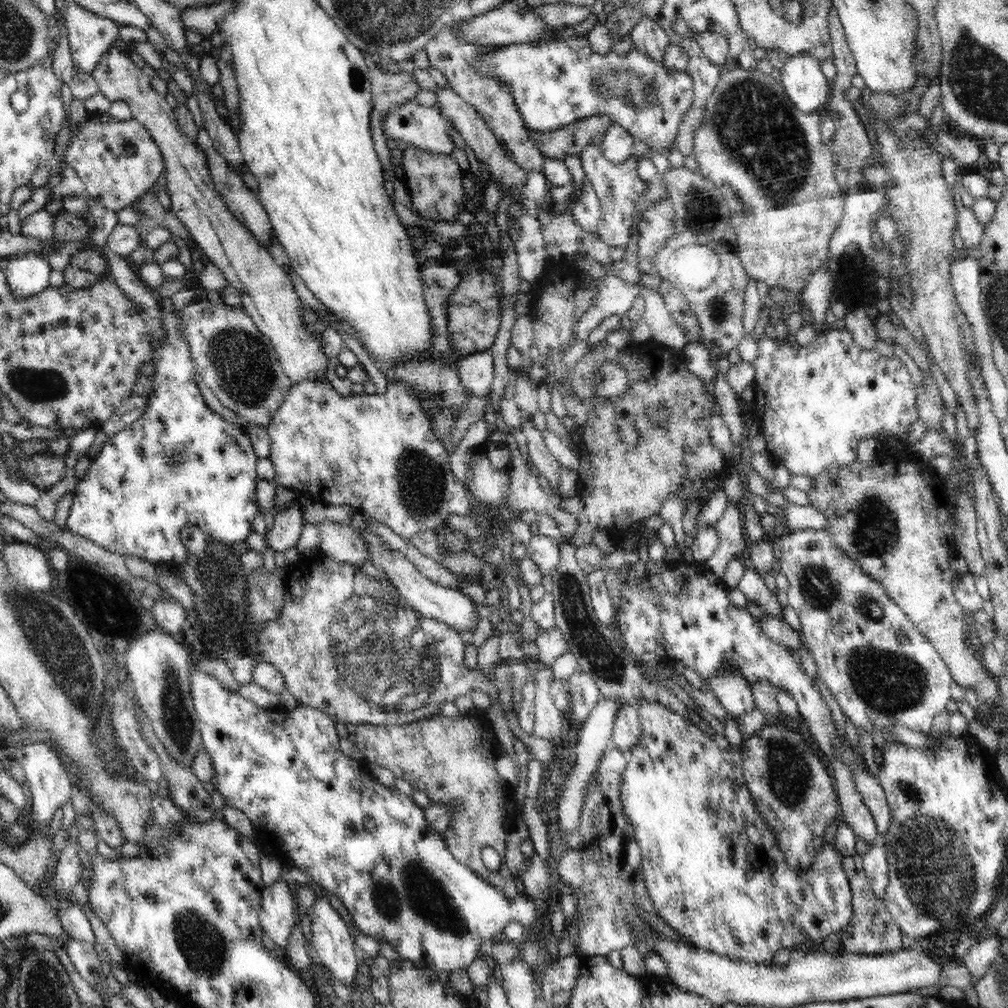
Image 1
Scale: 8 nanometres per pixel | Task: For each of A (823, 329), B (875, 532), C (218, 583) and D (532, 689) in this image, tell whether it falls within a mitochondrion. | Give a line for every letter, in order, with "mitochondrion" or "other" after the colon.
A: other
B: mitochondrion
C: mitochondrion
D: other

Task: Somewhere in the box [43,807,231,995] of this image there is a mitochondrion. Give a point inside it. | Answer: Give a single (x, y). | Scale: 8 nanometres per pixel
(200, 944)

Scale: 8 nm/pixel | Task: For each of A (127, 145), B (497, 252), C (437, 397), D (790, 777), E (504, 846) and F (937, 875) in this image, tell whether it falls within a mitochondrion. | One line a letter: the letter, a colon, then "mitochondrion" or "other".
A: mitochondrion
B: other
C: other
D: mitochondrion
E: other
F: mitochondrion

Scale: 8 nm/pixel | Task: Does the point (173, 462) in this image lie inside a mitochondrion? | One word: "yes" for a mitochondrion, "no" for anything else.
yes

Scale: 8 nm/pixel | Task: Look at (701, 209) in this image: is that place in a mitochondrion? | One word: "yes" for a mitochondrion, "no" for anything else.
yes

